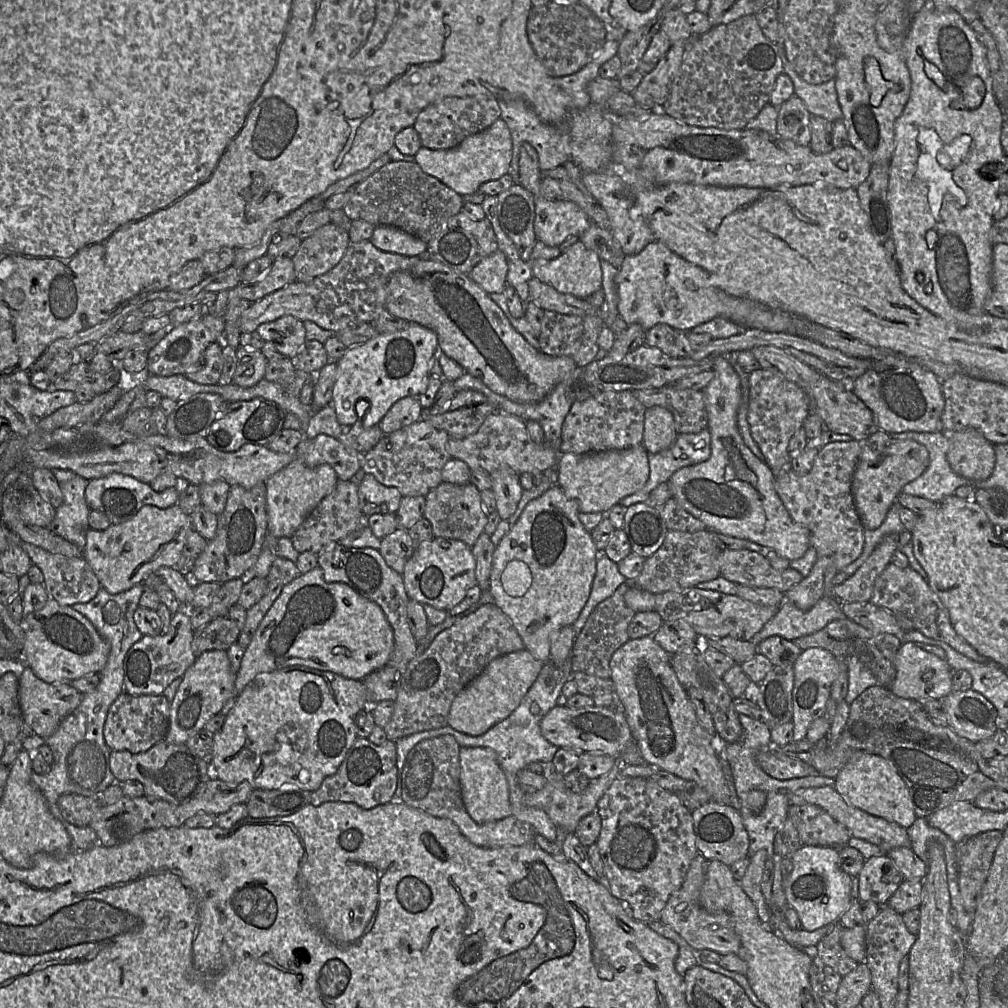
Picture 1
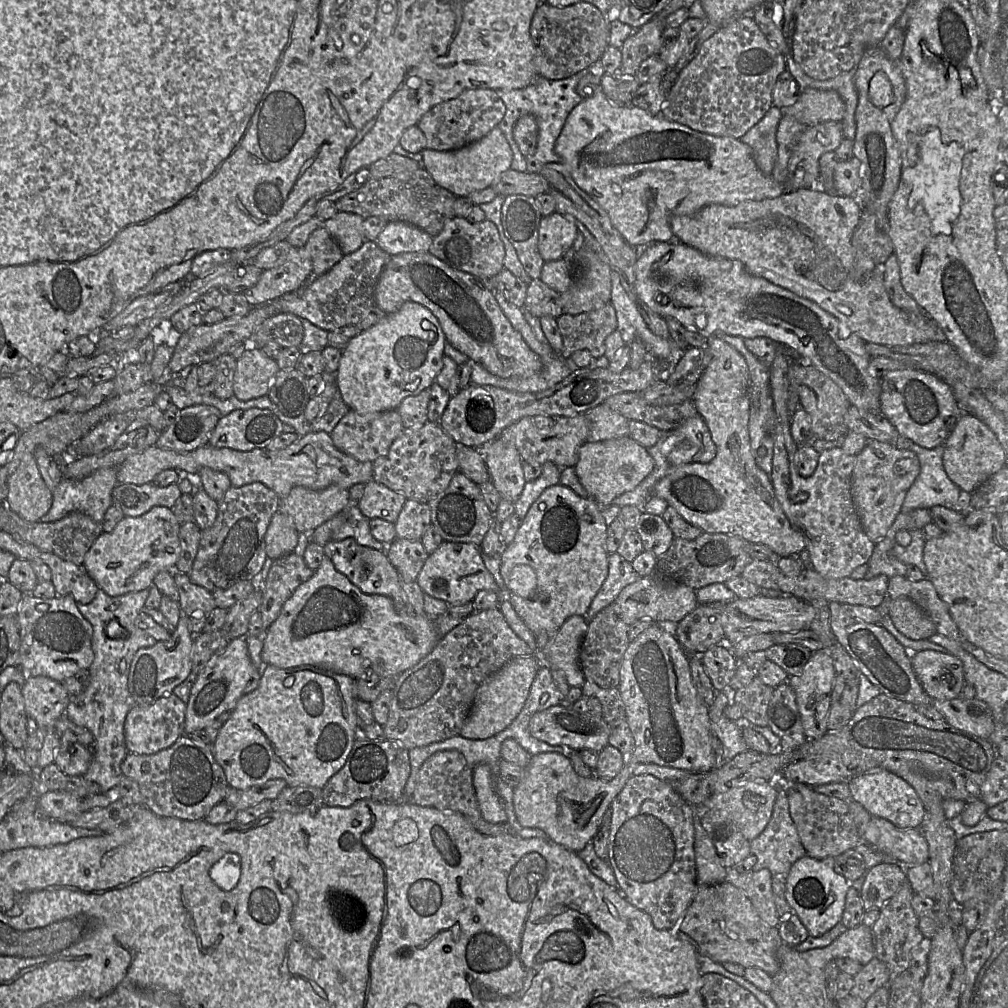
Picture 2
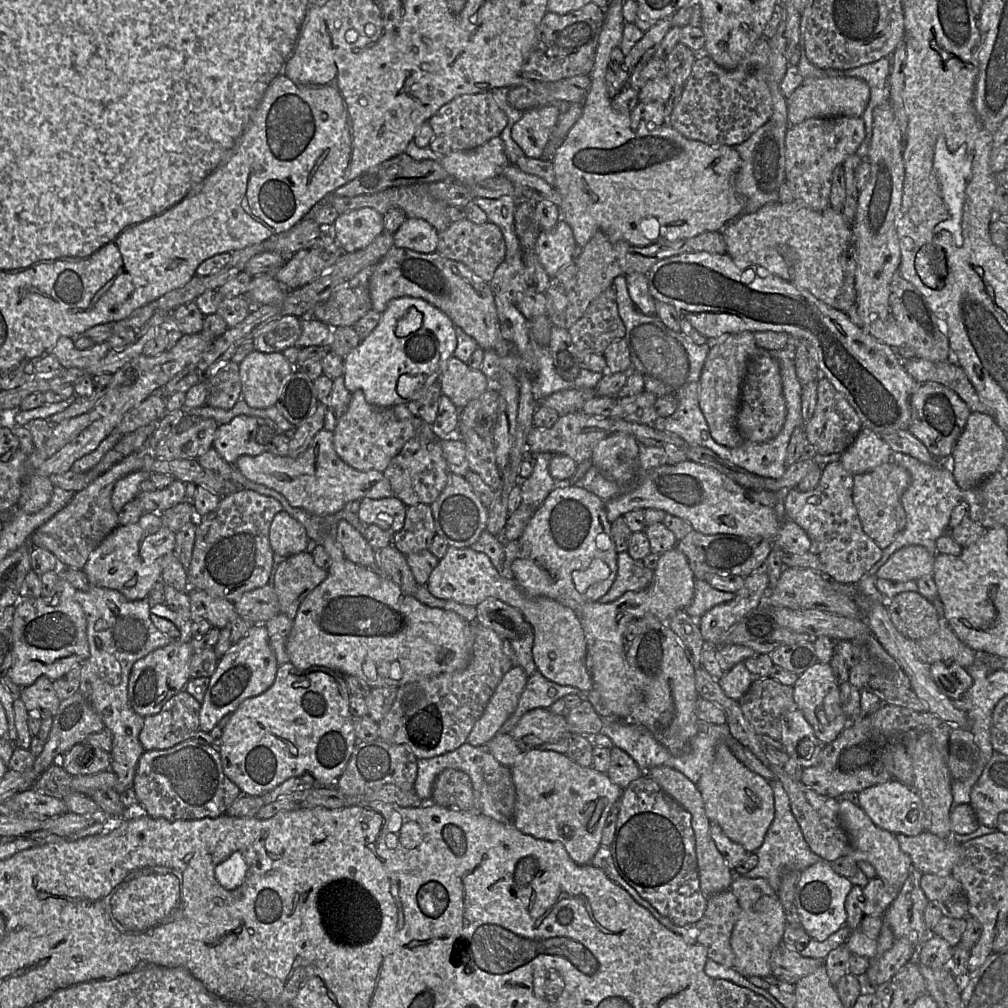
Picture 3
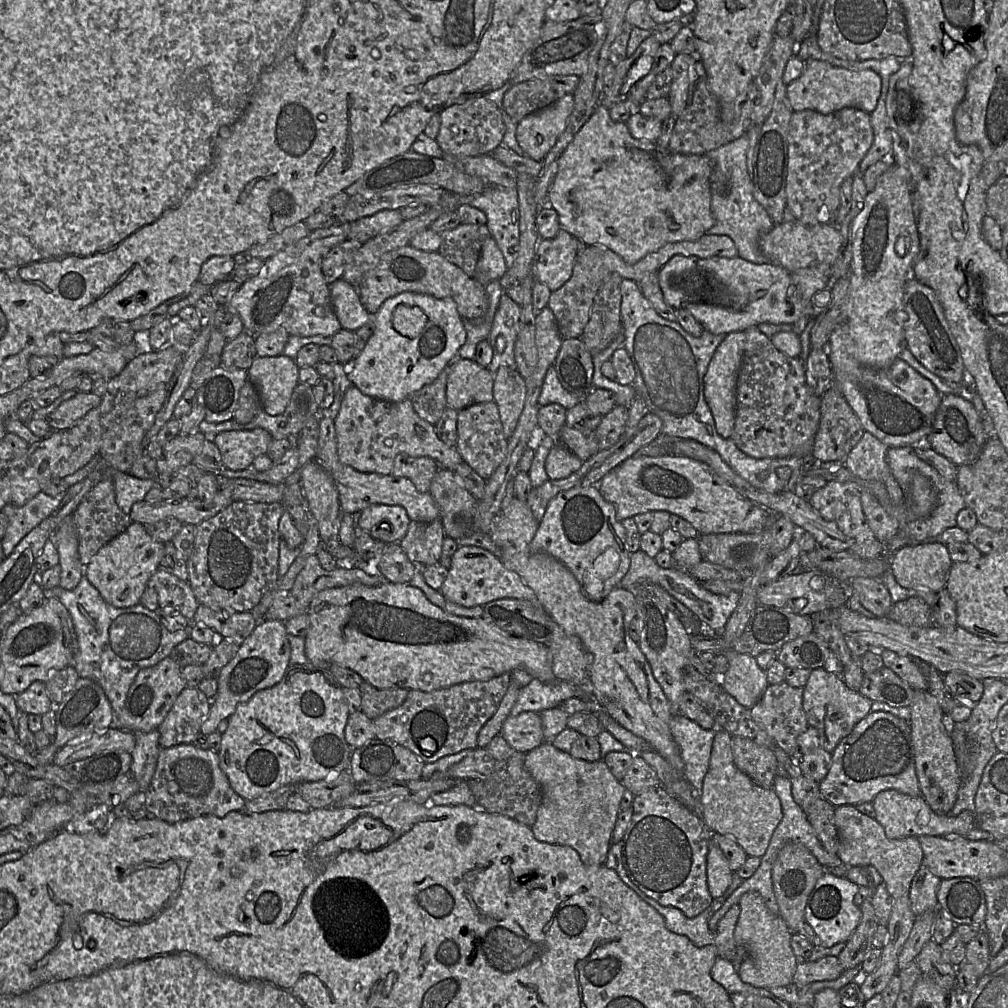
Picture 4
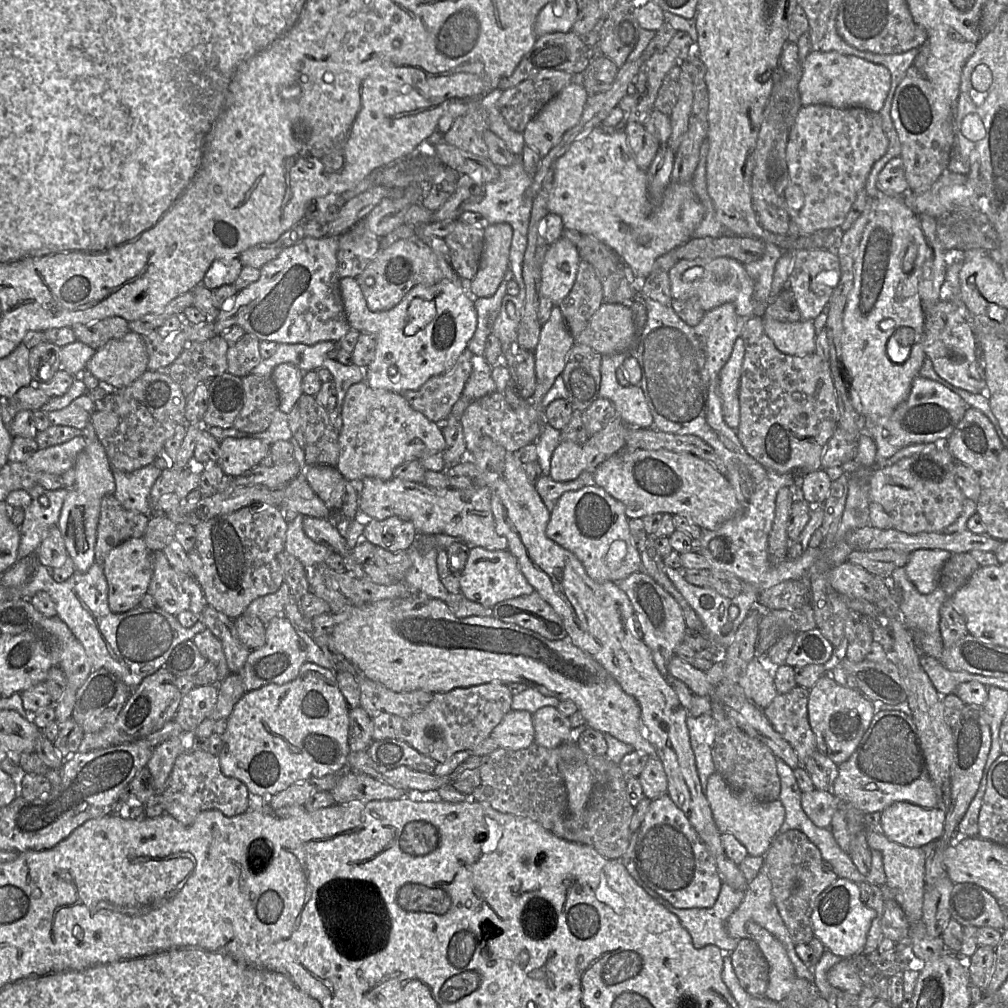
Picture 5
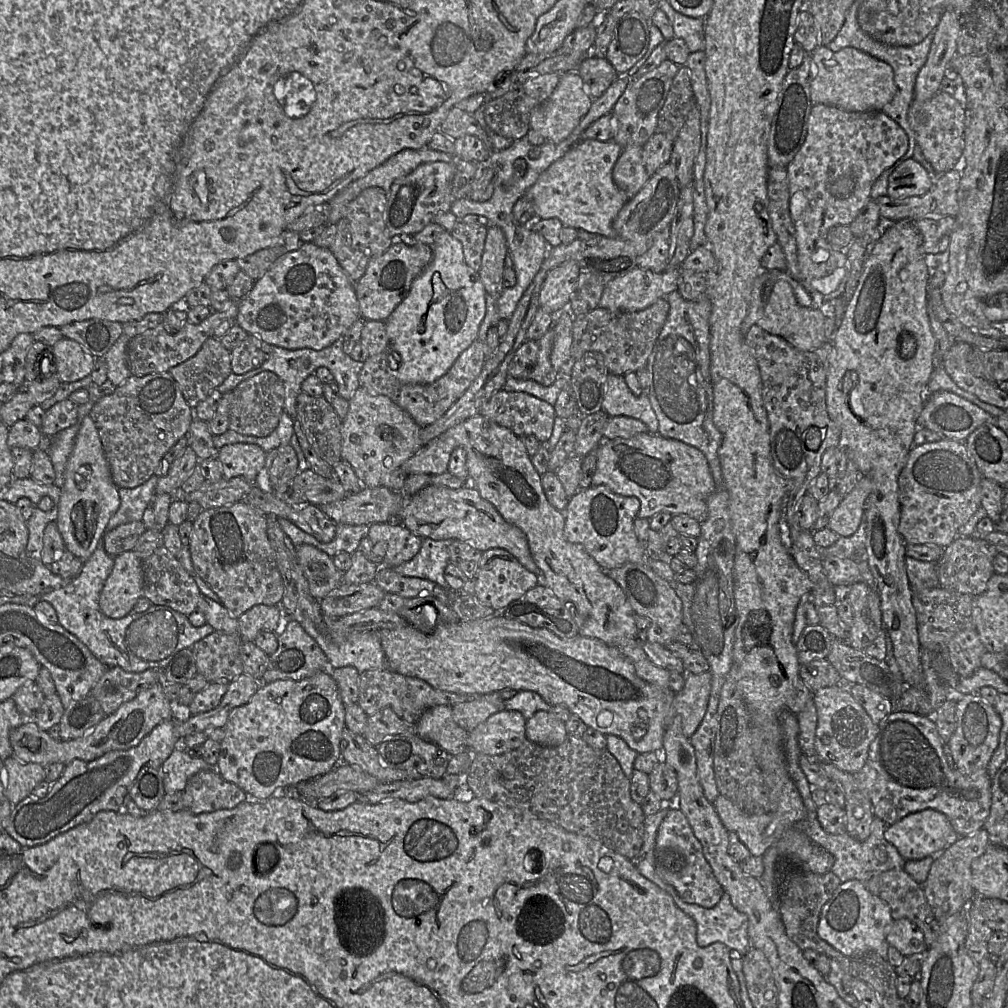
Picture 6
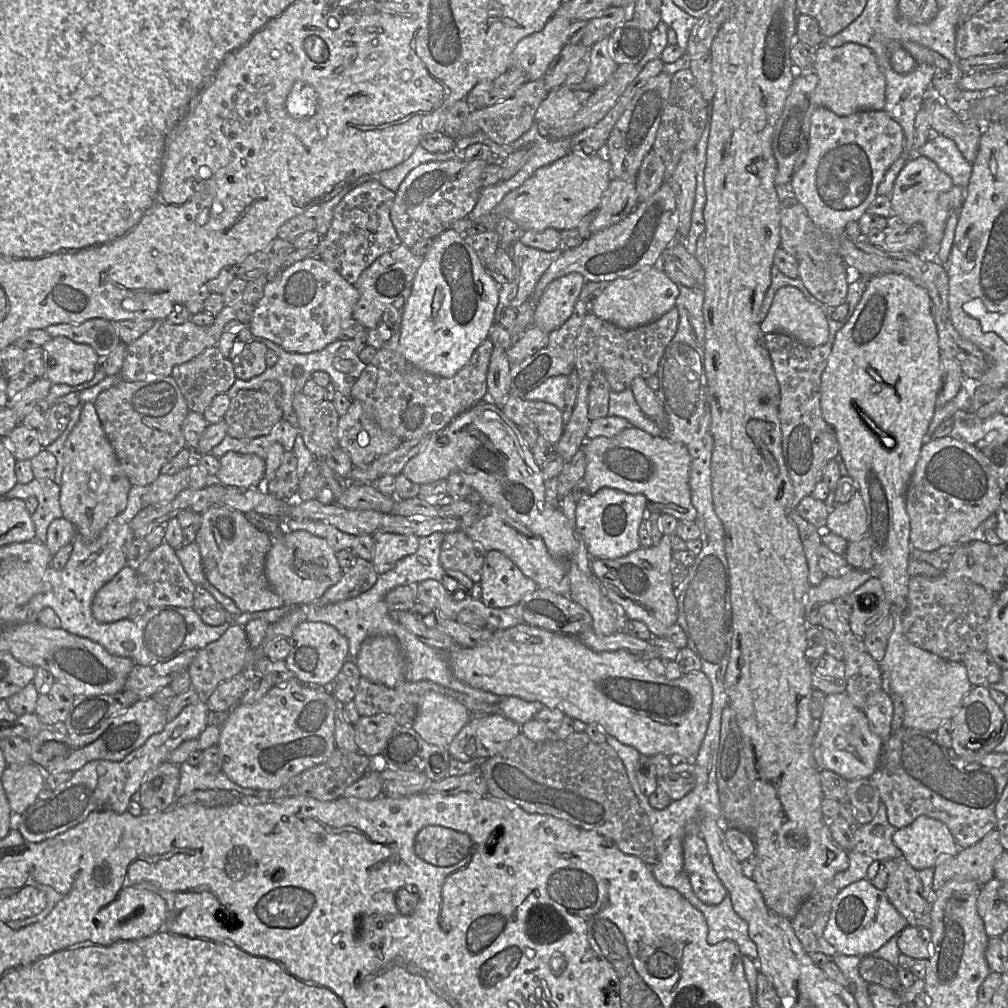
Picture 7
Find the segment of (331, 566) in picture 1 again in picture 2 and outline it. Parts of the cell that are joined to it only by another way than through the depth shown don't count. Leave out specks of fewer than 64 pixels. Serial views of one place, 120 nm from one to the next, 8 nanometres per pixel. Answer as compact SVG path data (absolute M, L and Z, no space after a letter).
M345 538L328 542L324 545L324 553L332 560L336 570L347 576L362 592L390 597L396 612L401 616L407 616L401 578L385 552L362 546L353 538Z

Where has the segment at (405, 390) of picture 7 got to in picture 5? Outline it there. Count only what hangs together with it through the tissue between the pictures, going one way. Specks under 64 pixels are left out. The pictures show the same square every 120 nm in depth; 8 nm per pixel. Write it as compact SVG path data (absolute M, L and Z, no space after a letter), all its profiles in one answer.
M467 348L446 372L429 378L417 390L399 394L430 421L441 425L462 396L464 386L476 366L477 356Z

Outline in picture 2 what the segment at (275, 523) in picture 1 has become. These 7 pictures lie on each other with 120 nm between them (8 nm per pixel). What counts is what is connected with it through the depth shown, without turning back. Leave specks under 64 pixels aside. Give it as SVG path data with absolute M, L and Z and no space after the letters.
M336 485L322 490L296 486L287 496L280 498L278 512L291 516L299 533L311 533L351 502L349 491Z

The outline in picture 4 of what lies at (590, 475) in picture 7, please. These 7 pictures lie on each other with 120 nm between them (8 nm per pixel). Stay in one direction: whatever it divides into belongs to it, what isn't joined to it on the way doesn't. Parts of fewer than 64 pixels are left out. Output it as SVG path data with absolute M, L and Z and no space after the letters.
M681 455L630 457L604 476L598 488L615 506L618 521L646 512L668 511L690 522L700 535L760 532L773 514L740 494L707 464Z

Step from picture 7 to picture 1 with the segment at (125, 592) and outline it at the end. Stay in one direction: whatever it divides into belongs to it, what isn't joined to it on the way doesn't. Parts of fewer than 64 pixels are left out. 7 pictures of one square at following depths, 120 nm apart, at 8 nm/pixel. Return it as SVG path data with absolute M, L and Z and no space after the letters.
M175 504L160 509L144 505L130 519L111 524L107 529L86 531L83 557L103 587L110 594L124 592L161 567L173 567L180 558L187 535L193 529L191 518Z

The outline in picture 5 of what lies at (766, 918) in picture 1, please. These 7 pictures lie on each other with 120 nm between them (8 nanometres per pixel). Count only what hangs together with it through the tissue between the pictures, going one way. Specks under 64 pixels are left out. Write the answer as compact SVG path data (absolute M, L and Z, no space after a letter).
M754 921L747 923L746 932L748 938L757 943L769 965L766 998L776 1002L783 1001L793 989L797 977L784 945Z

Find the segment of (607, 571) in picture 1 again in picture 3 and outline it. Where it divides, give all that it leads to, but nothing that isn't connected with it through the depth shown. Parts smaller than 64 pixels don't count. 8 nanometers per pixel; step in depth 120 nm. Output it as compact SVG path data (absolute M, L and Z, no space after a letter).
M620 552L617 556L617 575L609 591L598 602L615 601L628 591L642 591L653 580L654 571L647 568L642 561L634 560L629 553Z

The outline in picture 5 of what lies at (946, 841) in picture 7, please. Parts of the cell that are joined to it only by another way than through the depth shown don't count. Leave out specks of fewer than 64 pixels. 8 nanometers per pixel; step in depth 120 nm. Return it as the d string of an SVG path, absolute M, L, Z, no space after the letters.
M899 801L881 812L880 826L886 837L897 844L923 847L942 836L945 818L946 808L924 808Z

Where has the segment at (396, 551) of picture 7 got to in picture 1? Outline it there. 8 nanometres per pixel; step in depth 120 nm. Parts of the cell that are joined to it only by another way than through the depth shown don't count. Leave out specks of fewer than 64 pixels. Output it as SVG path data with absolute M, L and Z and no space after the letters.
M369 473L365 474L358 495L361 510L367 517L373 514L396 513L403 498L397 488L381 484Z

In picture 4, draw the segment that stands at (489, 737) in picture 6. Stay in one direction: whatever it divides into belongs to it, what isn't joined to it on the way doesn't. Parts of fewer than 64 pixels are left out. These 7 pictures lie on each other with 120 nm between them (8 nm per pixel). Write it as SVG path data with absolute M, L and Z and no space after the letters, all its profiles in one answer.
M525 711L517 716L508 716L500 735L519 752L527 753L544 742L540 713Z

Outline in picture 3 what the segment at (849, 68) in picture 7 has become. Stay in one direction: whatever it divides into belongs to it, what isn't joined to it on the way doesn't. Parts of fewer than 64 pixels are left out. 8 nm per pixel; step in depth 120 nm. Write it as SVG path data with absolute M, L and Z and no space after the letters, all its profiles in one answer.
M856 77L807 78L787 98L787 117L790 125L797 125L809 118L835 116L862 117L870 99L870 87Z

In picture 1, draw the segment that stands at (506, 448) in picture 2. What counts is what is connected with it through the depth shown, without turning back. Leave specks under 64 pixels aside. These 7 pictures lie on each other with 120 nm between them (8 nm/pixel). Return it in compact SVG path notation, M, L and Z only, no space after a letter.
M499 469L490 474L491 490L502 520L508 520L514 514L522 497L523 488L519 476L511 469Z

